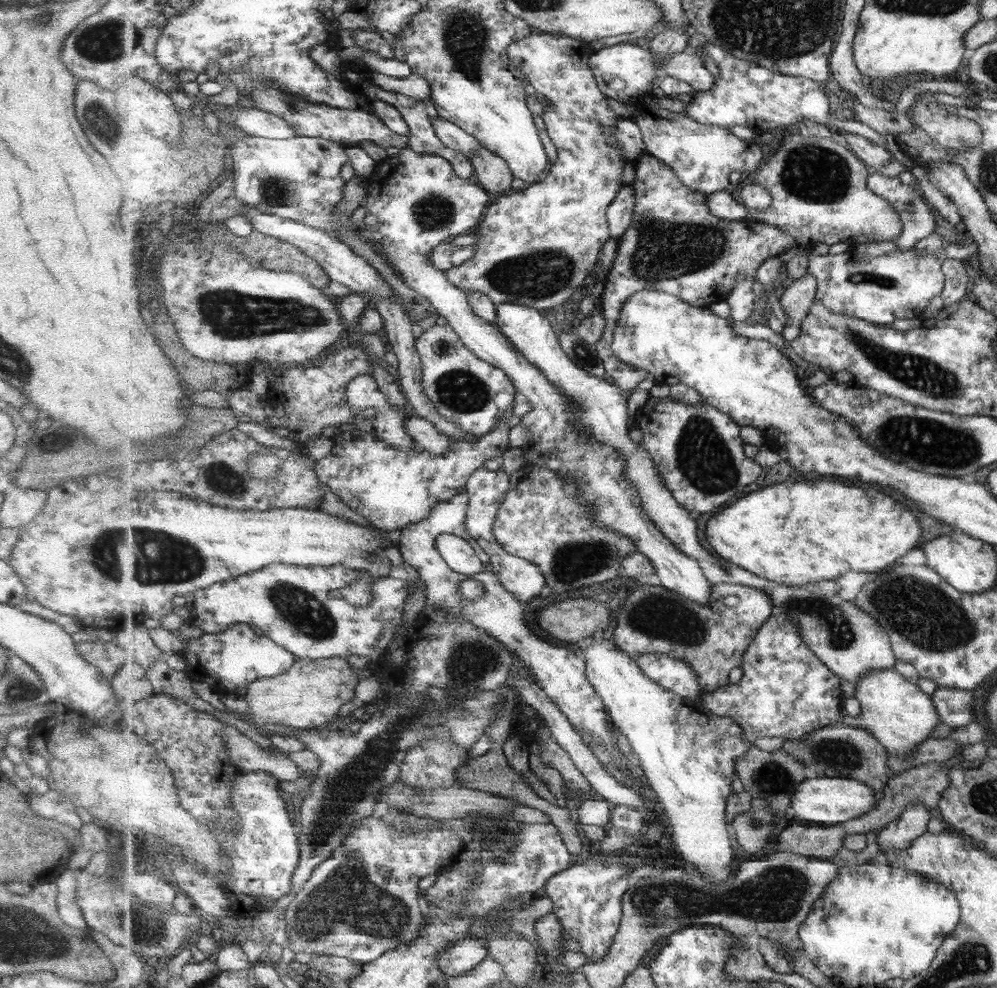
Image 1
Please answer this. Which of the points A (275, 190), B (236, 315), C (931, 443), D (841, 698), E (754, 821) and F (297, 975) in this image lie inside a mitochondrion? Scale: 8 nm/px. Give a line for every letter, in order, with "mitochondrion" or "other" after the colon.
A: mitochondrion
B: mitochondrion
C: mitochondrion
D: other
E: mitochondrion
F: other

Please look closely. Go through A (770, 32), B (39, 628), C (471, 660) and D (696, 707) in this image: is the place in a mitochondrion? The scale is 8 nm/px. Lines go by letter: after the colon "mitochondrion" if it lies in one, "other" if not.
A: mitochondrion
B: other
C: mitochondrion
D: other

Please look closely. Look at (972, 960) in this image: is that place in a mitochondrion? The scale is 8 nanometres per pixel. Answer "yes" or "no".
yes

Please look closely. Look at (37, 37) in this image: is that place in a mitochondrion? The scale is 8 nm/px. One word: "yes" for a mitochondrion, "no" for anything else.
no

